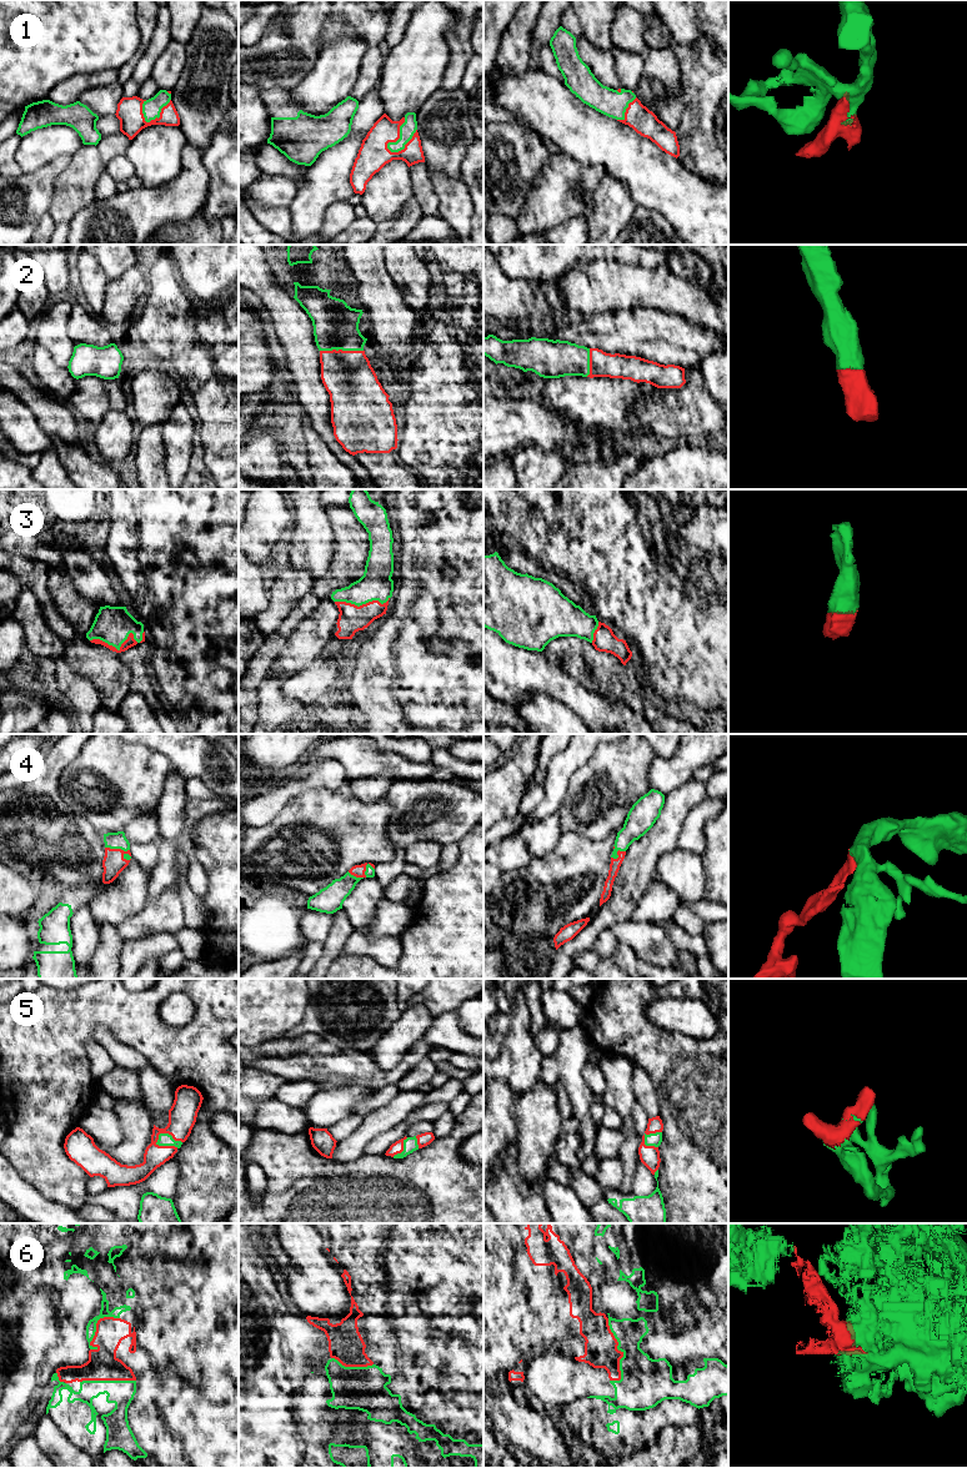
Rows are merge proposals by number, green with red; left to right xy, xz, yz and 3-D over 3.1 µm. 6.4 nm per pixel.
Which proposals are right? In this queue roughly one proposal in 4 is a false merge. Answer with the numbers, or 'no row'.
1, 2, 3, 4, 5

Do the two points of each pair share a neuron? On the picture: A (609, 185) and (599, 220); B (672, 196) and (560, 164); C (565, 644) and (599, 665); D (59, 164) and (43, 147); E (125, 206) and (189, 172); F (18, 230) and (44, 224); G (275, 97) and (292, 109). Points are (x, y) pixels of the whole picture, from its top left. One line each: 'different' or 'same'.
A: same
B: different
C: same
D: different
E: same
F: different
G: same

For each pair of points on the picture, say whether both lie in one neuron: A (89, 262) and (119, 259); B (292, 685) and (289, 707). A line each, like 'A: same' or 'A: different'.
A: different
B: different

